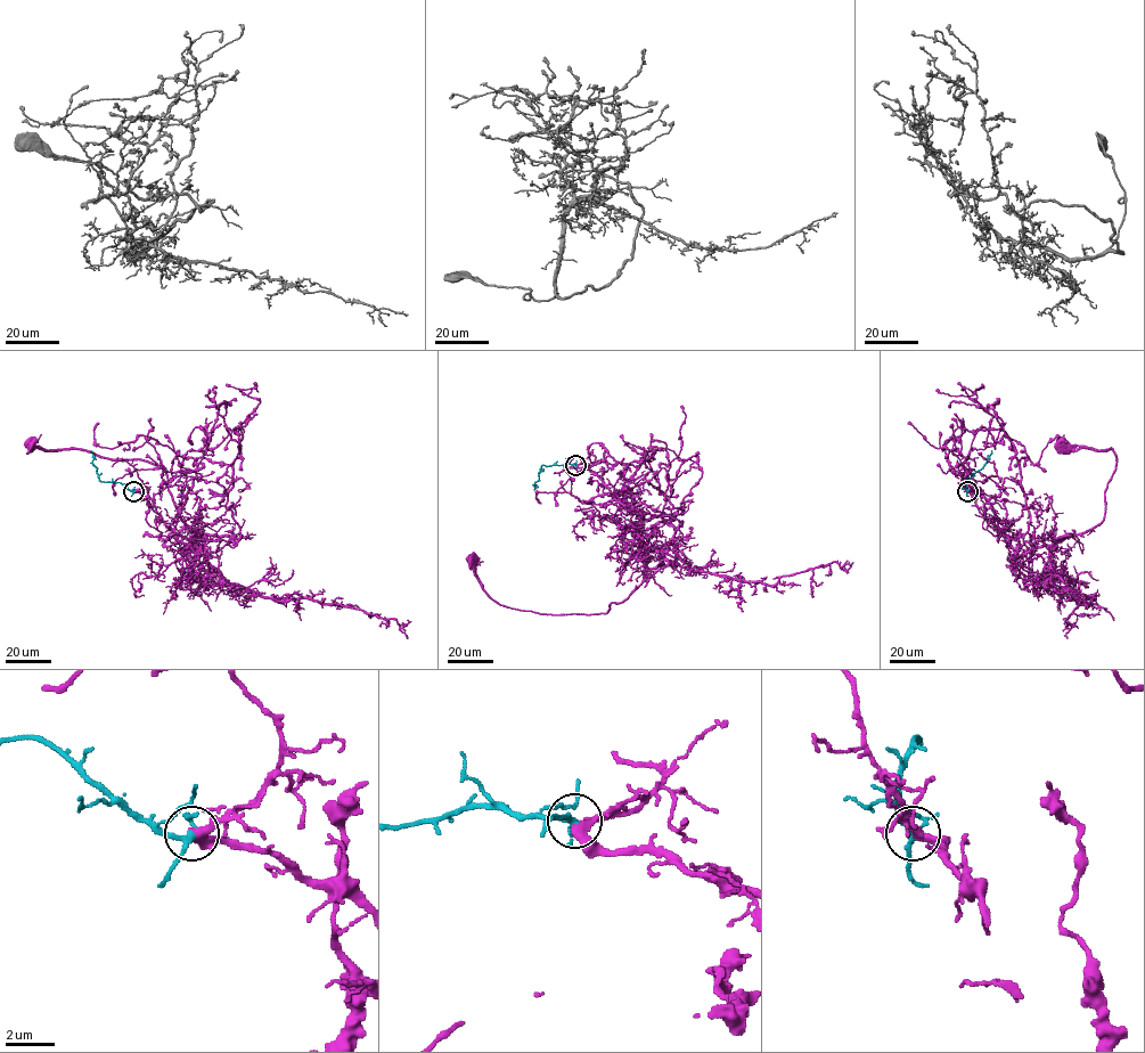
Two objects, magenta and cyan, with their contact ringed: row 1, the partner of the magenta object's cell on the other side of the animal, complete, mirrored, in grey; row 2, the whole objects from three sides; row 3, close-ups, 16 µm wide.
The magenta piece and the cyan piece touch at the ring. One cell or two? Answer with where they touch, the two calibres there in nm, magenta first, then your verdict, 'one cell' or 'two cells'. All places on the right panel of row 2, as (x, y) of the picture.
(967, 491) | 360/170 nm | one cell

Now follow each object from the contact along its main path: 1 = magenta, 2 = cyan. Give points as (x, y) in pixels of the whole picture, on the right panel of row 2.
1: (967, 491), (1017, 555), (1085, 532), (1103, 519), (1104, 491), (1117, 458), (1112, 449), (1062, 443)
2: (967, 491), (967, 481), (984, 465), (991, 450)

